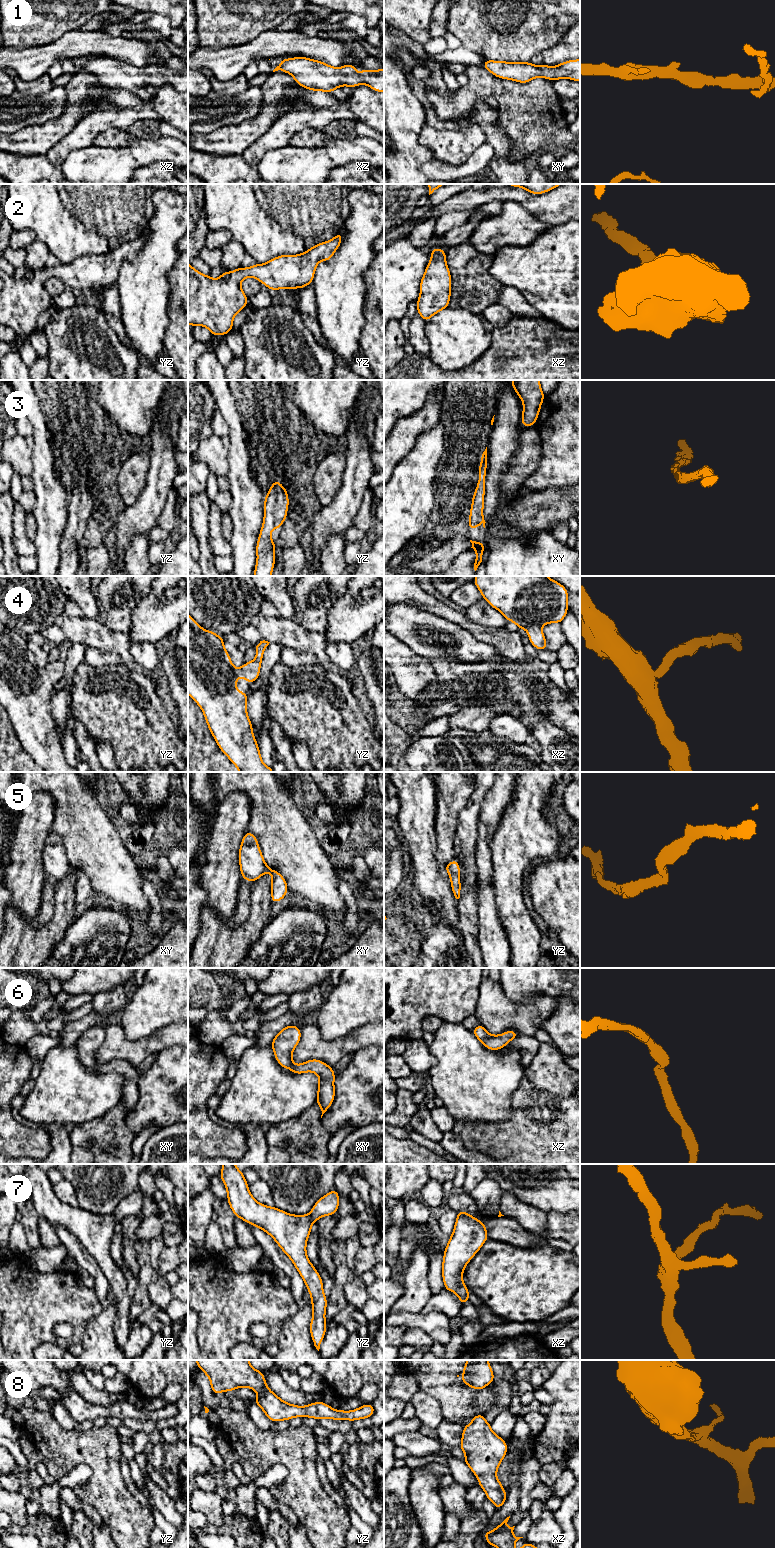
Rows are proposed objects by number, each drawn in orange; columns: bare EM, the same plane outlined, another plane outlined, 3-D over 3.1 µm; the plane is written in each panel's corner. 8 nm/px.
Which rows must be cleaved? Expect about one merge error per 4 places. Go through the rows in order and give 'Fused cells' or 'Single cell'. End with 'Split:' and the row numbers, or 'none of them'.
1: Single cell
2: Single cell
3: Single cell
4: Single cell
5: Single cell
6: Single cell
7: Single cell
8: Single cell
Split: none of them

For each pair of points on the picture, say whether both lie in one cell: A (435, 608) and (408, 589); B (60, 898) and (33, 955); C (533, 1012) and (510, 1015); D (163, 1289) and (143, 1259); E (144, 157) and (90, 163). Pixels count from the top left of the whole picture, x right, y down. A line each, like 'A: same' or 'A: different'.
A: same
B: same
C: same
D: different
E: same

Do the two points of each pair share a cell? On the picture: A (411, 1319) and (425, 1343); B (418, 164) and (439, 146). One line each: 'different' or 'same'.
A: different
B: different

